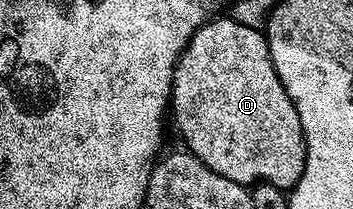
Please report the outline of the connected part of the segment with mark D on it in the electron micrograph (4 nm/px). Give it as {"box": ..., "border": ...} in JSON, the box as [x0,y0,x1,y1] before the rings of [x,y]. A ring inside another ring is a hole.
{"box":[170,17,306,189],"border":[[[229,17],[211,18],[190,38],[174,66],[174,83],[170,87],[170,107],[174,123],[182,130],[185,150],[194,155],[212,173],[228,177],[243,185],[267,183],[283,189],[297,185],[306,164],[306,138],[300,125],[300,113],[284,89],[272,65],[265,34],[259,28],[240,25]]]}

